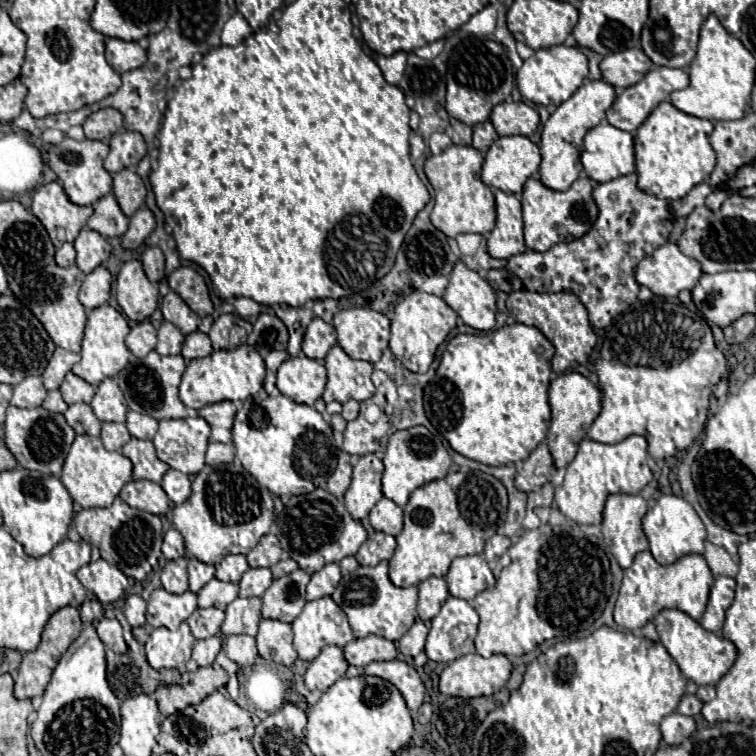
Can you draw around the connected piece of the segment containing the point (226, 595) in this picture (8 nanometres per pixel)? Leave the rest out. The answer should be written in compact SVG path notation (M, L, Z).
M212 579L198 591L198 605L200 607L218 607L226 609L238 597L238 583L224 583Z

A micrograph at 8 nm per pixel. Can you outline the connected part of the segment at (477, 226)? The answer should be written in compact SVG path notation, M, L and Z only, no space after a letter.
M450 145L440 155L430 155L424 163L424 171L428 181L434 187L436 205L432 209L432 225L440 229L448 237L456 237L460 233L480 233L486 235L494 229L496 223L496 203L492 189L480 181L480 169L484 163L484 155L474 147Z

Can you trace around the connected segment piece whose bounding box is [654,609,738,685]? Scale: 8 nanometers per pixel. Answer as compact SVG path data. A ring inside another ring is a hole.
M664 609L654 617L660 643L666 647L666 651L672 655L672 659L678 663L682 675L696 685L716 685L728 669L736 661L736 645L712 631L706 631L698 621L694 621L690 615L686 615L680 609Z

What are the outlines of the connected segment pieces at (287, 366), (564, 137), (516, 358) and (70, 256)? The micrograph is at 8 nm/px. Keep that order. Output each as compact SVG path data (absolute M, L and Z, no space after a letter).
M306 355L286 359L278 369L278 389L296 403L314 405L326 387L326 369Z
M602 79L586 81L568 101L564 101L550 115L550 119L542 127L542 141L540 141L540 151L542 151L540 179L546 187L564 191L578 179L578 173L582 171L580 151L584 145L584 135L588 129L596 127L606 117L606 109L614 103L614 99L616 99L616 89L610 83Z
M522 323L482 335L456 335L442 355L436 377L424 389L426 415L450 447L468 459L486 465L524 461L548 433L552 357L554 345L544 333Z
M64 243L58 251L56 251L56 263L60 267L70 267L76 261L76 251L72 243Z

